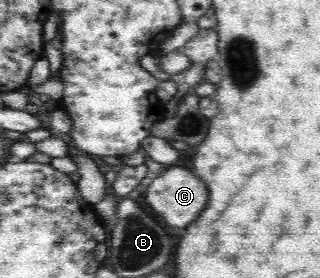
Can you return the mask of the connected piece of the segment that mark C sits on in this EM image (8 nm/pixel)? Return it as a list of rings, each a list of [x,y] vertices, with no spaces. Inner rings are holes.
[[[172,167],[166,173],[161,171],[159,175],[154,177],[145,192],[148,207],[153,209],[154,213],[158,213],[166,223],[170,223],[174,227],[188,227],[192,221],[196,221],[200,217],[200,213],[204,211],[206,201],[208,201],[206,183],[200,177],[196,177],[192,171],[186,171],[182,167]]]

